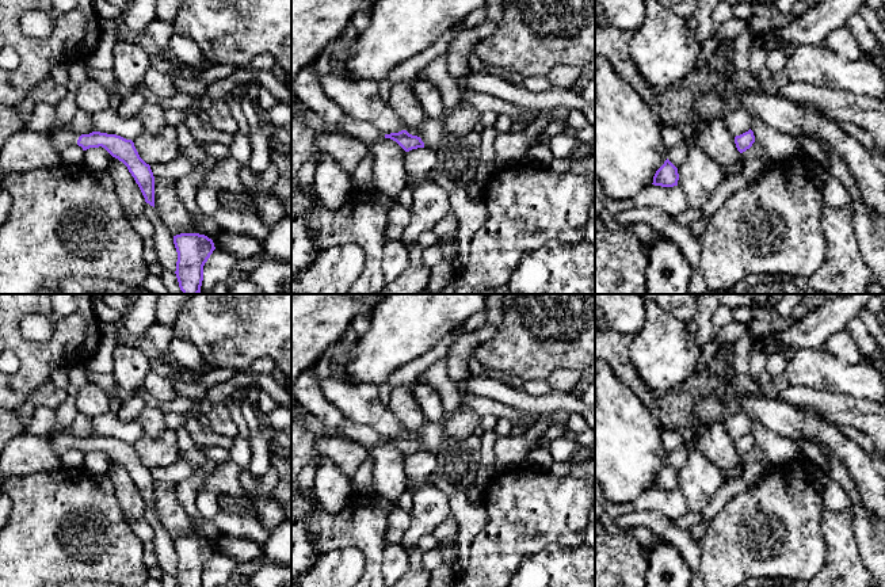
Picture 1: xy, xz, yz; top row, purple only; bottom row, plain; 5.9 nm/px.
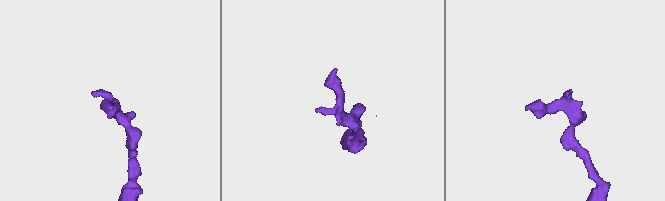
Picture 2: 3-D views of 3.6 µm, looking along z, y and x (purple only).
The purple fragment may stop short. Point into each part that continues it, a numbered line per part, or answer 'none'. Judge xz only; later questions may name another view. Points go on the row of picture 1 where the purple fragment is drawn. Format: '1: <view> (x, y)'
none

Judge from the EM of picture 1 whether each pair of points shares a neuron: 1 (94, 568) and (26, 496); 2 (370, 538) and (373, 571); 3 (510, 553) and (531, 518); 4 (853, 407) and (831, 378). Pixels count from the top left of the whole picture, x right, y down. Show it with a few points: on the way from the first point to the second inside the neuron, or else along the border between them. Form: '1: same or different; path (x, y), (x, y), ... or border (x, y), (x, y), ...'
1: same; path (72, 557), (52, 536), (48, 518)
2: same; path (373, 547), (373, 563)
3: same; path (510, 545), (527, 526)
4: different; border (811, 388), (870, 400)

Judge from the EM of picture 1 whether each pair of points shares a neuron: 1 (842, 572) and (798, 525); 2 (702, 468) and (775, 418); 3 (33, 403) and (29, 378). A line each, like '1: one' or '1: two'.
1: two
2: two
3: two

